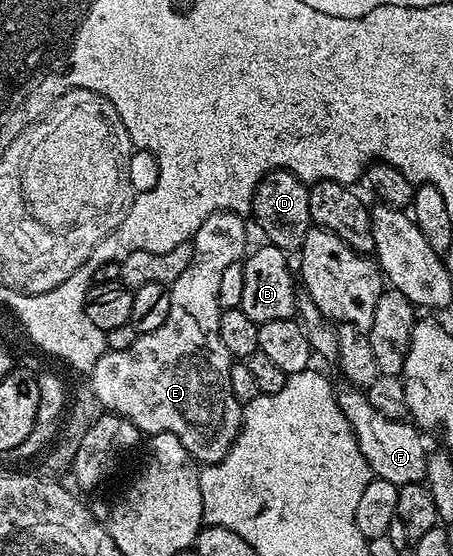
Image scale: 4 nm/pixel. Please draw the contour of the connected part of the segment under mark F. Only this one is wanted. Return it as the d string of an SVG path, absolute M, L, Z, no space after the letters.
M345 386L337 392L337 401L359 442L363 458L367 458L370 473L376 479L395 485L420 484L427 474L427 458L430 449L425 448L422 429L405 420L383 418L375 406L371 406L368 395L353 386Z

